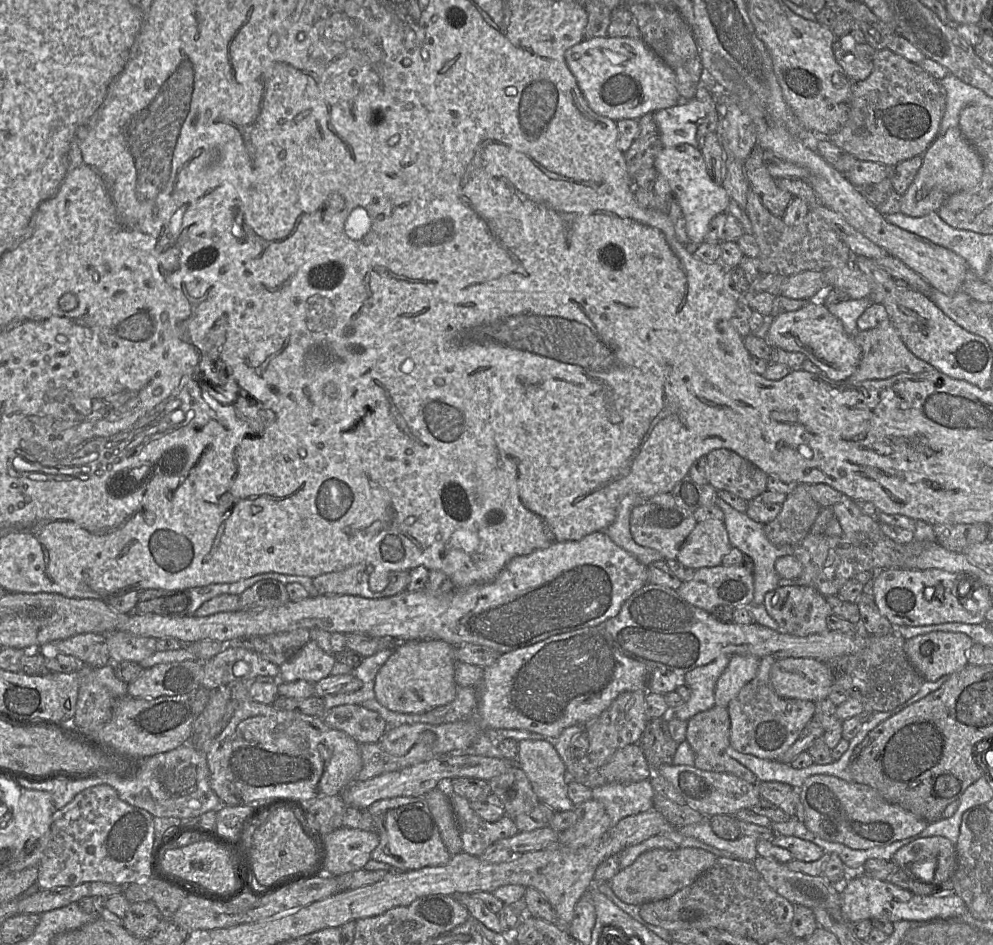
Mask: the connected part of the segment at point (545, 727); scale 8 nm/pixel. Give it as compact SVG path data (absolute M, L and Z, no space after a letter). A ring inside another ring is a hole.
M603 625L555 635L535 644L501 654L494 664L484 668L474 719L439 725L415 723L389 727L378 743L384 751L391 755L404 756L417 743L419 736L426 731L431 731L436 735L433 745L435 755L464 751L472 745L481 732L490 728L526 730L554 740L567 727L588 725L621 693L646 690L651 671L646 664L624 655Z

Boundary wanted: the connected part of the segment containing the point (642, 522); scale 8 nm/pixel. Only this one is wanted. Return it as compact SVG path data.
M654 503L635 506L630 516L630 531L634 541L644 547L657 550L665 561L676 559L686 538L697 524L692 512L679 506L666 507Z

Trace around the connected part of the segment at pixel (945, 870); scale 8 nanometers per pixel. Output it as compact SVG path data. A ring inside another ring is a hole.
M942 836L917 839L901 847L894 855L896 865L912 875L915 862L926 858L935 858L936 871L932 883L951 881L957 868L956 845Z

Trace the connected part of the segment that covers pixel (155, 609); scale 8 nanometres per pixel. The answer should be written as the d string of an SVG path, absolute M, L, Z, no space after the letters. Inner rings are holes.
M169 591L166 595L150 600L139 601L133 612L154 613L163 616L181 617L188 614L191 604L187 591Z

